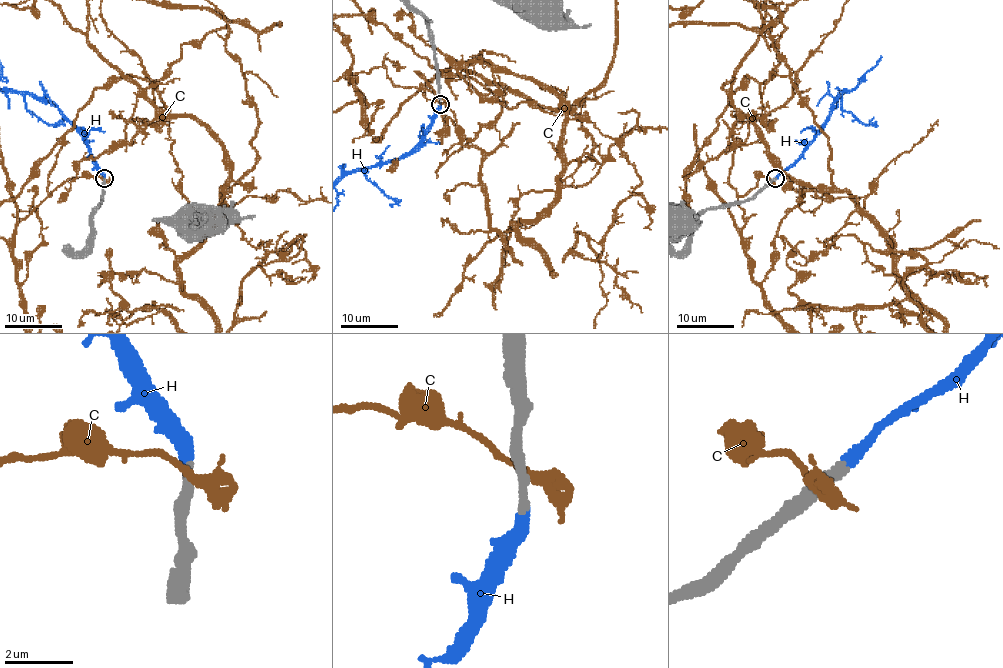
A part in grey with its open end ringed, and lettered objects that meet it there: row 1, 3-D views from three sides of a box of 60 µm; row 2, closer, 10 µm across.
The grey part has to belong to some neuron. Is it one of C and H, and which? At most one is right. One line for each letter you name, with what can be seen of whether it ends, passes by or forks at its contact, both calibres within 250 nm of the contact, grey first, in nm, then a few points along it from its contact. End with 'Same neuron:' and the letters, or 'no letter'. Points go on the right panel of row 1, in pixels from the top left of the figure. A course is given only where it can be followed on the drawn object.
H: it ends | 260/280 nm
Same neuron: H

